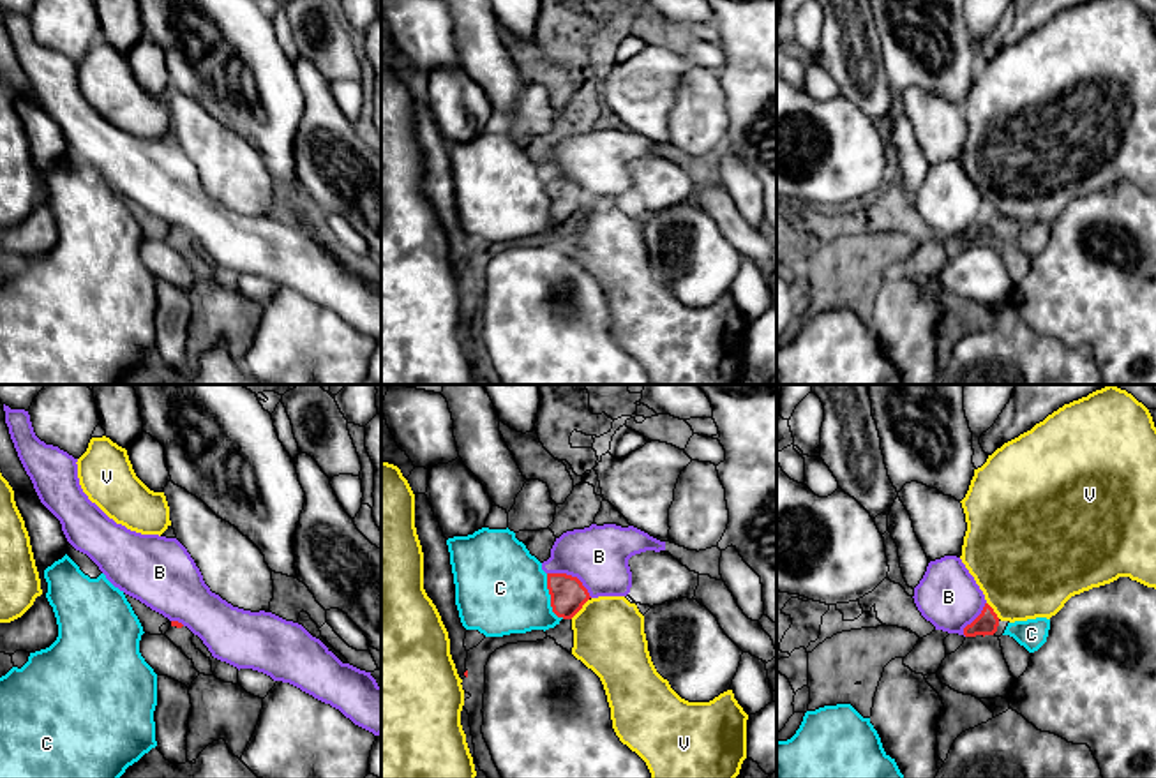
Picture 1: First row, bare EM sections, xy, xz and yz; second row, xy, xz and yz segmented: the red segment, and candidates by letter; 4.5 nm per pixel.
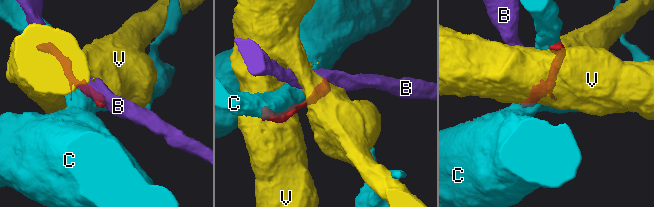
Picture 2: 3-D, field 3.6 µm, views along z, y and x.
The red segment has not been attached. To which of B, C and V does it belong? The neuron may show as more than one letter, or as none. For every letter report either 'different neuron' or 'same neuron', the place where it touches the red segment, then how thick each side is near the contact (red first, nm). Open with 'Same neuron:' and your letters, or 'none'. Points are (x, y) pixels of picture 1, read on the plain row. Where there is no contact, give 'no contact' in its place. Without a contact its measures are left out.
Same neuron: none
B: different neuron; contact xz (570, 180); calibres 160 and 280 nm
C: different neuron; contact xz (551, 203); calibres 160 and 420 nm
V: different neuron; contact xz (579, 214); calibres 160 and 320 nm

